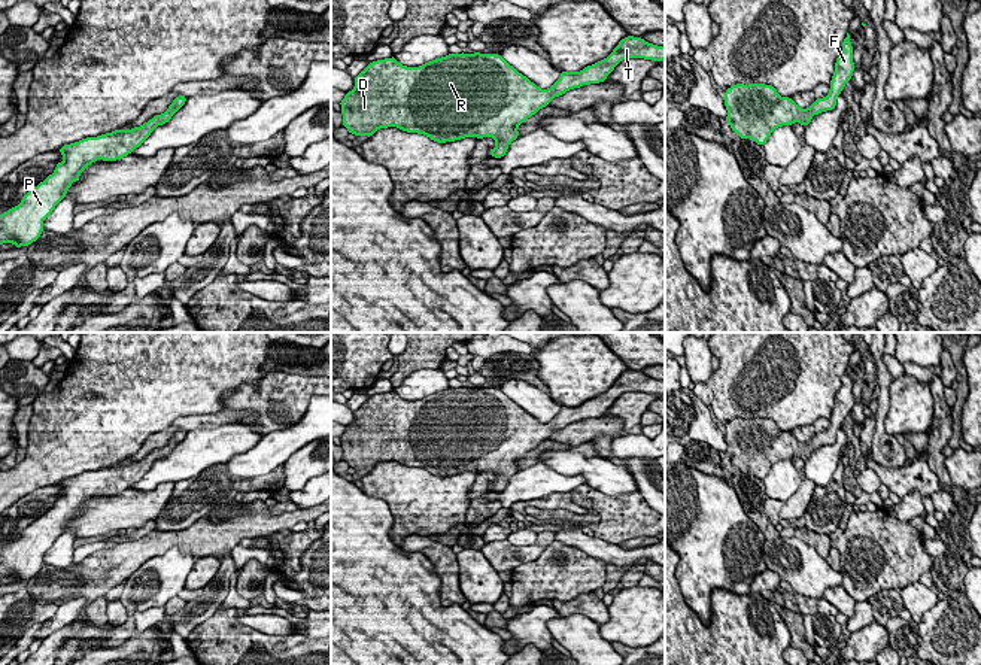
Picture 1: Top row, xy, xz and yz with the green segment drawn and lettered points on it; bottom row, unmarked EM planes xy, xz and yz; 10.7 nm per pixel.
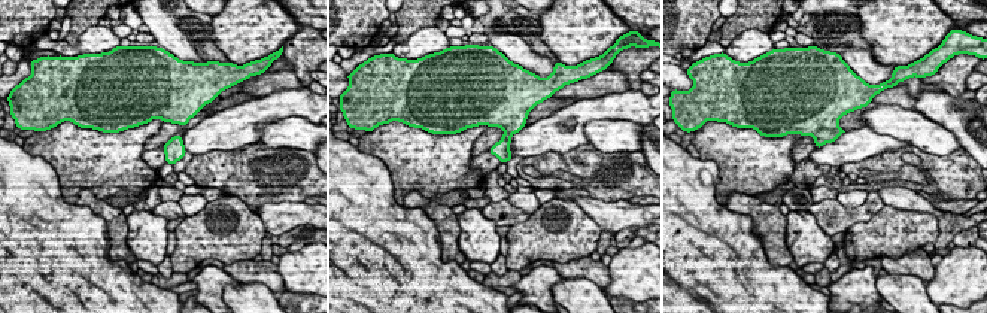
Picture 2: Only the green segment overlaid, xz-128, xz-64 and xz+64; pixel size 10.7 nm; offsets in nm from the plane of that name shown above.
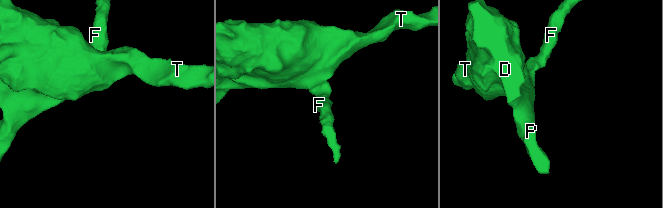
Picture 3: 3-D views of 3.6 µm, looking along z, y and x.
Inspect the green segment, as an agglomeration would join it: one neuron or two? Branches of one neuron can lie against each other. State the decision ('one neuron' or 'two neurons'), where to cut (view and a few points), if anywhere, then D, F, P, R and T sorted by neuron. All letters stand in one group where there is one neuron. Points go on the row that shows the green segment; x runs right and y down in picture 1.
one neuron | no cut | D F P R T

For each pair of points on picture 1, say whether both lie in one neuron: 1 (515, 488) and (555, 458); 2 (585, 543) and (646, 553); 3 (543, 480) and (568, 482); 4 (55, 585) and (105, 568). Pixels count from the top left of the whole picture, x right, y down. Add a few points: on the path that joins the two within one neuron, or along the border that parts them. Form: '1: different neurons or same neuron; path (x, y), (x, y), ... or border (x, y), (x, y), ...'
1: different neurons; border (540, 461), (562, 474), (579, 474)
2: same neuron; path (600, 549), (616, 555), (631, 555)
3: same neuron; path (549, 482), (562, 482)
4: same neuron; path (67, 573), (72, 568), (93, 568)

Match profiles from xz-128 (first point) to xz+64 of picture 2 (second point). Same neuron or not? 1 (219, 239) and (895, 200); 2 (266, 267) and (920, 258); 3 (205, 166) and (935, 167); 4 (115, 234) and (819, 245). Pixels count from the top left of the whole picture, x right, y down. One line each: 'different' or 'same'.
1: different
2: same
3: same
4: different

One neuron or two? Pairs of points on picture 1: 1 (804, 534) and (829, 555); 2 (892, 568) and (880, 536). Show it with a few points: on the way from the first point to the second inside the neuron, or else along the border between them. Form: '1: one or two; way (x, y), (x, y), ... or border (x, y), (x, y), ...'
1: one; way (810, 537), (823, 549)
2: one; way (892, 561), (880, 543)

